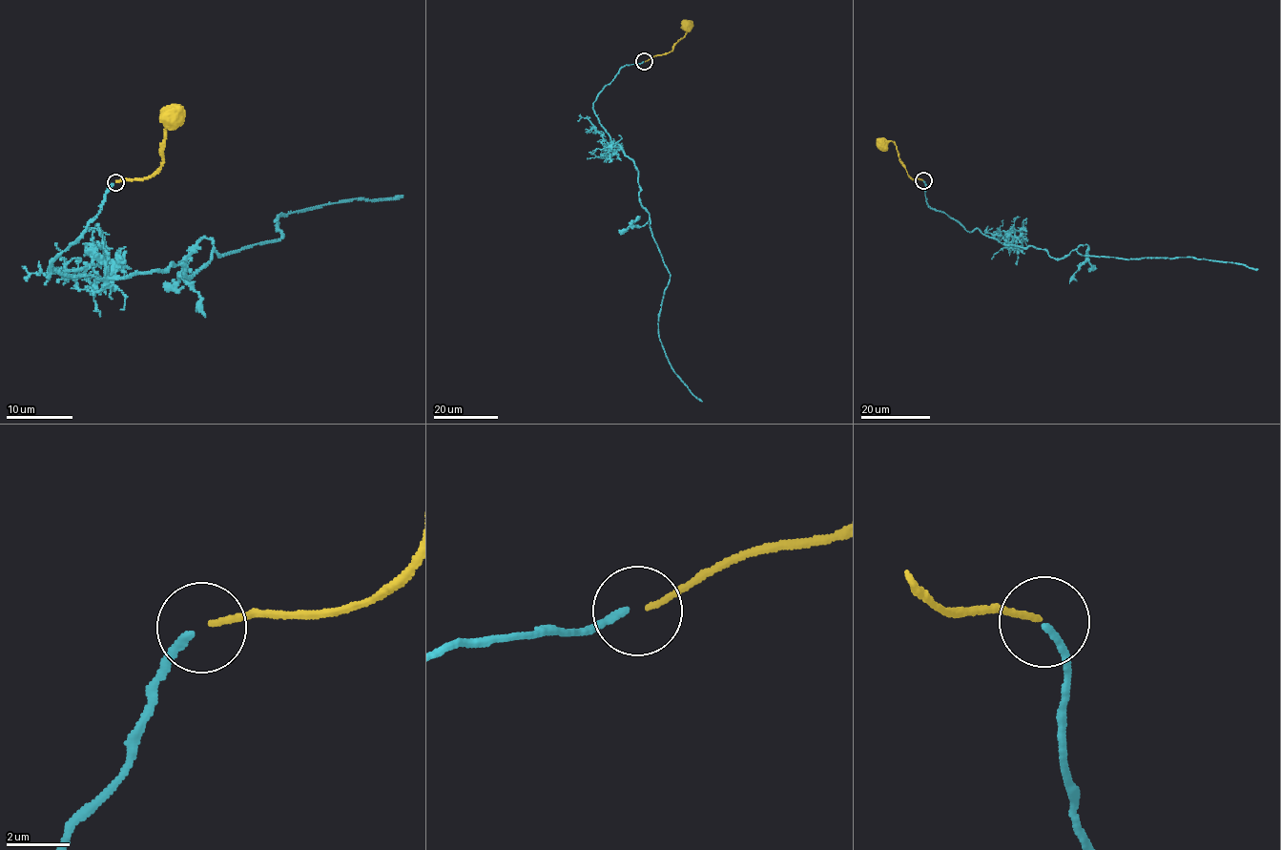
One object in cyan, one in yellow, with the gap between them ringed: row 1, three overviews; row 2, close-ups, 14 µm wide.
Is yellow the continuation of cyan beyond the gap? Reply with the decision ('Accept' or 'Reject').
Reject

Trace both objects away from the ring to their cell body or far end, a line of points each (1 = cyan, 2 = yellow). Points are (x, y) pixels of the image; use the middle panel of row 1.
1: (643, 62), (623, 67), (592, 107), (638, 173), (639, 202), (670, 274), (659, 340), (672, 371), (702, 402)
2: (645, 62), (671, 51), (686, 33), (687, 25)

